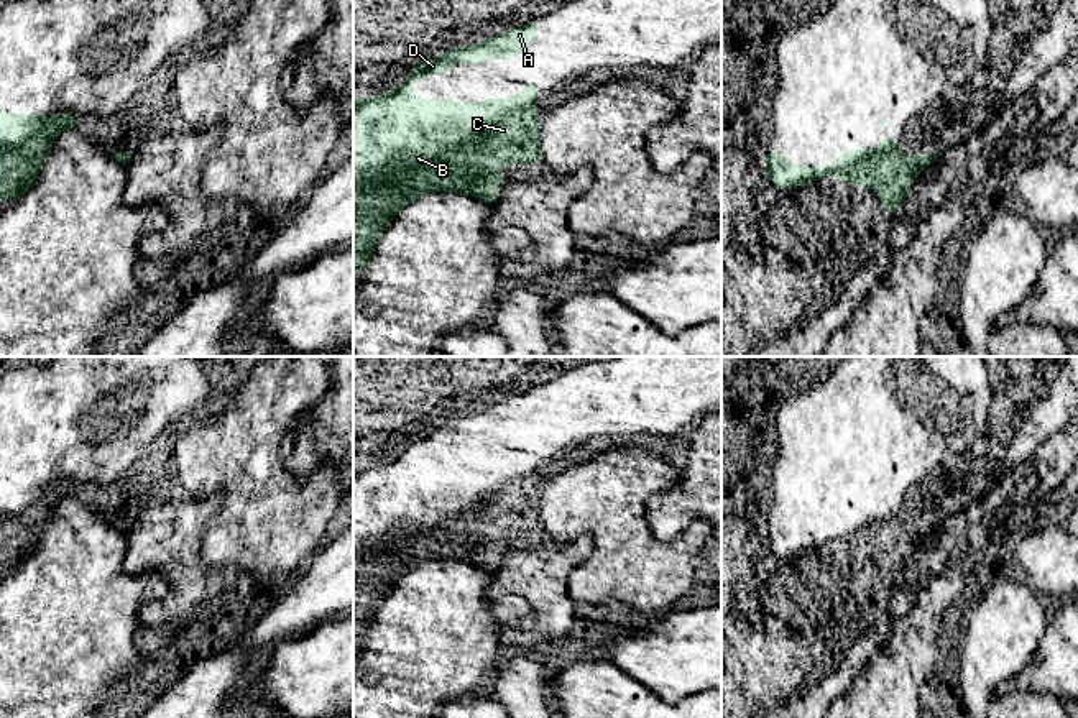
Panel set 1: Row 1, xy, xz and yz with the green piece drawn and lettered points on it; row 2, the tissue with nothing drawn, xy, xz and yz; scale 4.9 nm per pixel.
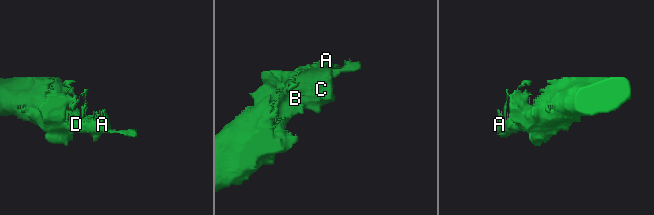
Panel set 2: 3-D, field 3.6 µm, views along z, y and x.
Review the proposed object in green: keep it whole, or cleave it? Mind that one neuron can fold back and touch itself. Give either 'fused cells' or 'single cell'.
single cell

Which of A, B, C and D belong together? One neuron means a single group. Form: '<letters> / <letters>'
A B C D

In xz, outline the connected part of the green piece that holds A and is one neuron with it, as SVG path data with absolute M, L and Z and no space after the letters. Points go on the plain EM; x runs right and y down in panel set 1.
M537 388L526 394L516 394L508 401L496 401L493 407L483 407L480 414L457 414L454 421L444 421L439 427L421 427L408 440L404 452L380 465L358 465L353 470L353 639L366 641L373 618L386 593L396 582L421 564L452 559L477 565L490 573L500 568L501 532L546 532L539 516L541 491L537 486L537 452L524 449L524 458L516 467L483 467L480 473L458 473L449 465L414 467L411 449L426 447L434 440L447 445L449 437L460 427L468 434L480 434L491 426L519 426L521 419L536 412Z

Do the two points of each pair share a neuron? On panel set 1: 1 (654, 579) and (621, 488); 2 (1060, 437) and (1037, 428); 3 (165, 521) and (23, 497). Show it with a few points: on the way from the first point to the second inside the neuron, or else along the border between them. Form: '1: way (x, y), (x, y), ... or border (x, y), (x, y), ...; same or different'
1: way (631, 556), (621, 539), (621, 511); same
2: border (1060, 429), (1054, 431), (1024, 460); different
3: border (175, 498), (155, 500), (127, 531); different

